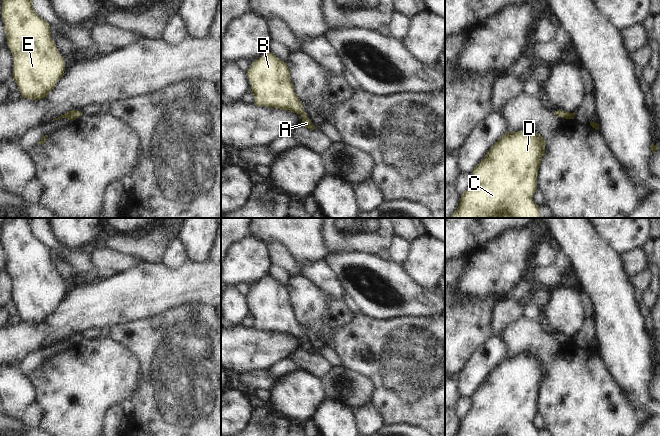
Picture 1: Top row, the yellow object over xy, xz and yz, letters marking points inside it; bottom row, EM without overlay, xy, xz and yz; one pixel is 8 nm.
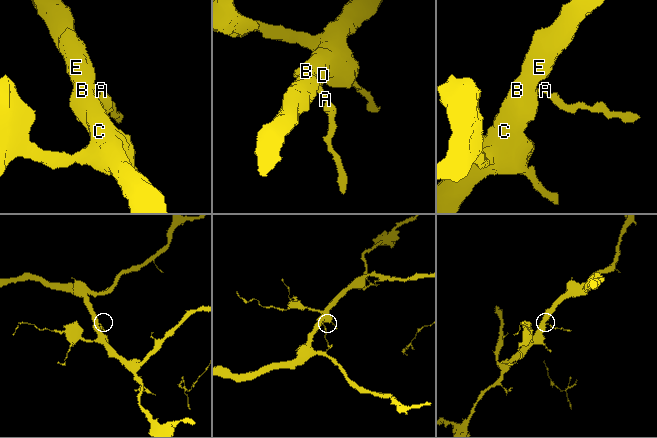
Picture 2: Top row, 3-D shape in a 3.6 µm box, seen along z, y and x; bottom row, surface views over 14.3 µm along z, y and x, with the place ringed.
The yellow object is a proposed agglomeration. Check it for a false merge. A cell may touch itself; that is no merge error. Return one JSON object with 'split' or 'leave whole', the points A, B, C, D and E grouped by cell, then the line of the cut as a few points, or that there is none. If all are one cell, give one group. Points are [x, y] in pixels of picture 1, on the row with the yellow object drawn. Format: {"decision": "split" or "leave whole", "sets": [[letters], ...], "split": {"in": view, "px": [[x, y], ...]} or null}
{"decision": "leave whole", "sets": [["A", "B", "C", "D", "E"]], "split": null}

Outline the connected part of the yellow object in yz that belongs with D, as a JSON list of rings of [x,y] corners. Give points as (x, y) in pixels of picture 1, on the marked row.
[[[530,130],[505,133],[472,171],[473,182],[450,218],[541,218],[533,195],[545,146],[544,138]]]

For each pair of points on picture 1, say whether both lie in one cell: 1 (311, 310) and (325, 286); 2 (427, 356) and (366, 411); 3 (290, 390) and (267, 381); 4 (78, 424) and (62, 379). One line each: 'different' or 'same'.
1: different
2: different
3: different
4: same

